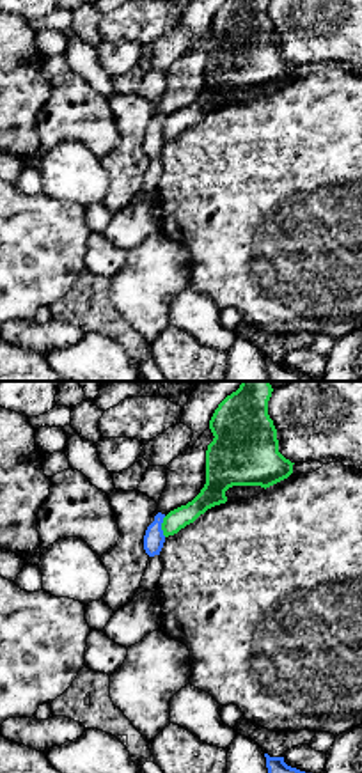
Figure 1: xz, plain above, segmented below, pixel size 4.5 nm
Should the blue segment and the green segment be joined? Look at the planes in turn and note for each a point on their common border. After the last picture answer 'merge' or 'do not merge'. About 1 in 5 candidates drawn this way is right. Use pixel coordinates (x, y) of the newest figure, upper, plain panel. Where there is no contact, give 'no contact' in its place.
meets blue at (160, 130)

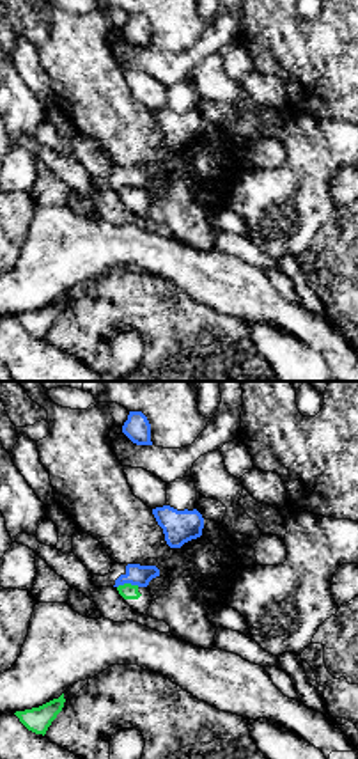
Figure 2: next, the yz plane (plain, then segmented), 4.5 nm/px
meets blue at (128, 185)

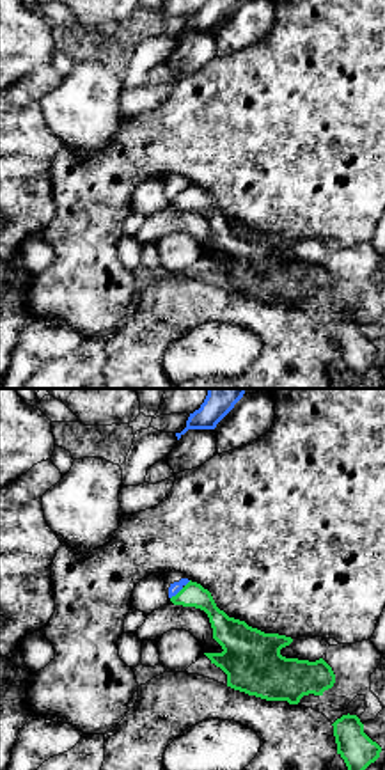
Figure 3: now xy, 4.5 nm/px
meets blue at (180, 192)

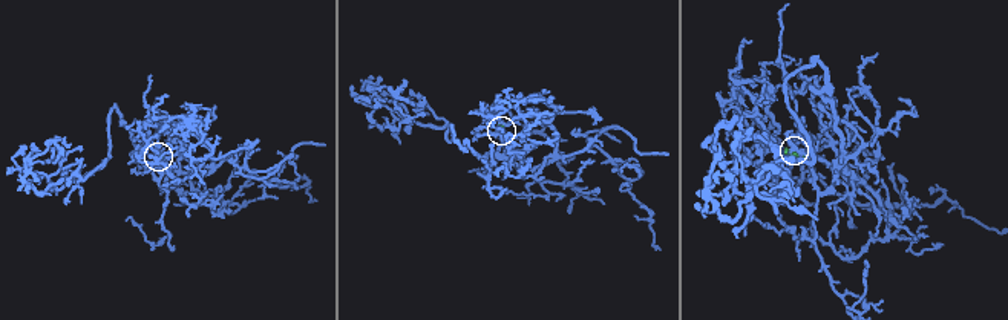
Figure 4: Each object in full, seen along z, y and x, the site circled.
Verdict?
do not merge

